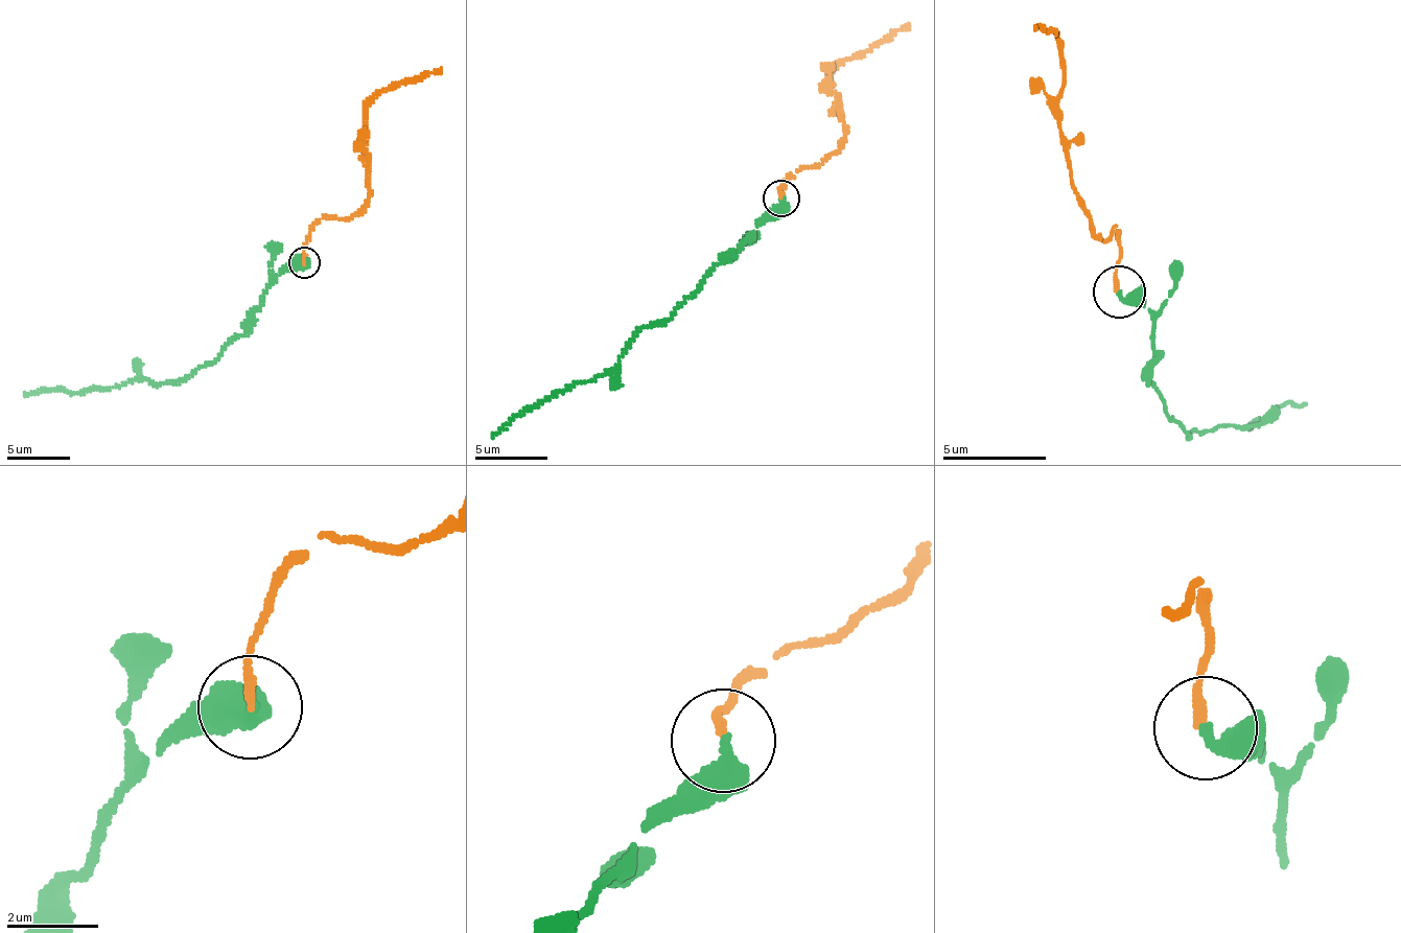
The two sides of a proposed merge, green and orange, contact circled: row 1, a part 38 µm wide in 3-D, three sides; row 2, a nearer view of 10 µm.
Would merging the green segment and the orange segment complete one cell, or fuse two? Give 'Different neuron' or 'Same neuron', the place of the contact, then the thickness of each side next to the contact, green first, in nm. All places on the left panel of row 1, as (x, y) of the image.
Same neuron. Place: (304, 262). Thickness 360 nm (green) against 180 nm

